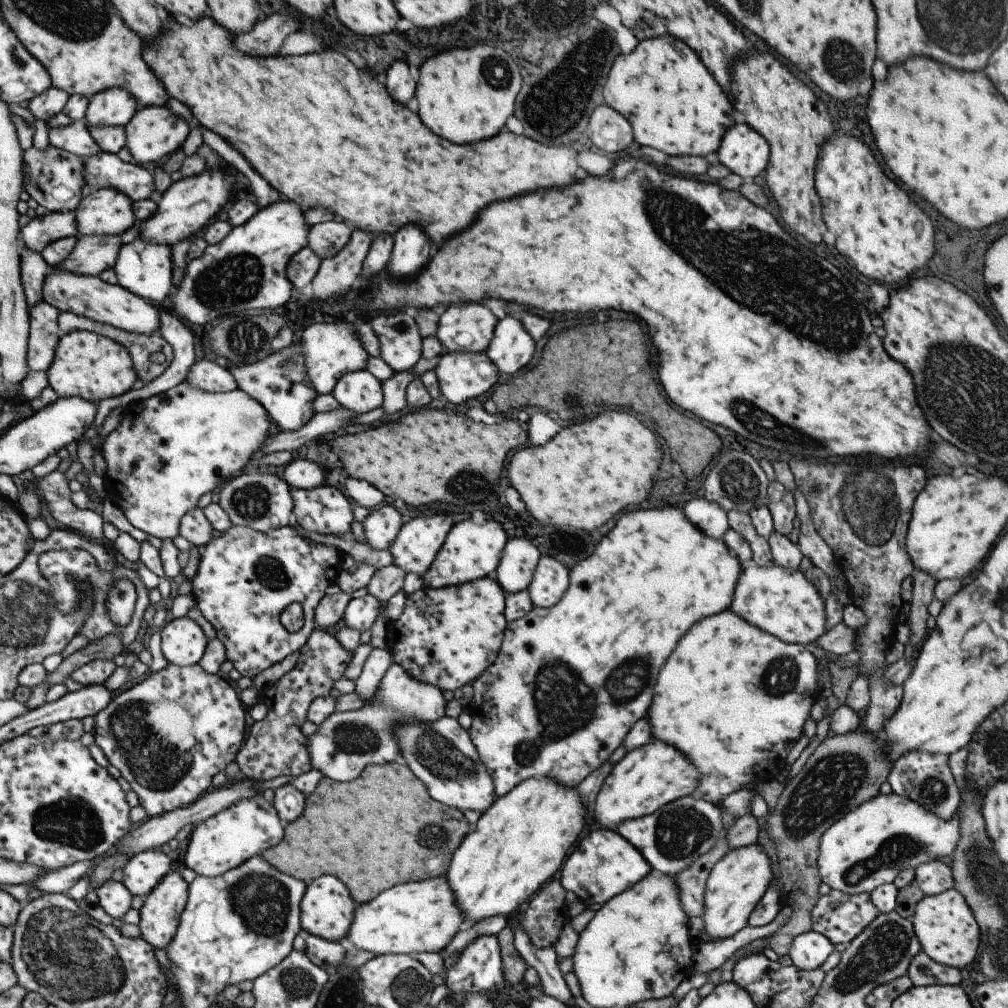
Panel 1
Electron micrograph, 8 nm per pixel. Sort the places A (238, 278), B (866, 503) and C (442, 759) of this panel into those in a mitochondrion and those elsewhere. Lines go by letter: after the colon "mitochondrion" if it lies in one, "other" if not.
A: mitochondrion
B: mitochondrion
C: mitochondrion

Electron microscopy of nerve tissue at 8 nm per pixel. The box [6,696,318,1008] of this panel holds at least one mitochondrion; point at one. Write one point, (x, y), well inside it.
(68, 955)

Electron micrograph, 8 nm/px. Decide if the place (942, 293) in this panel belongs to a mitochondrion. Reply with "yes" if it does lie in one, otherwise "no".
no

